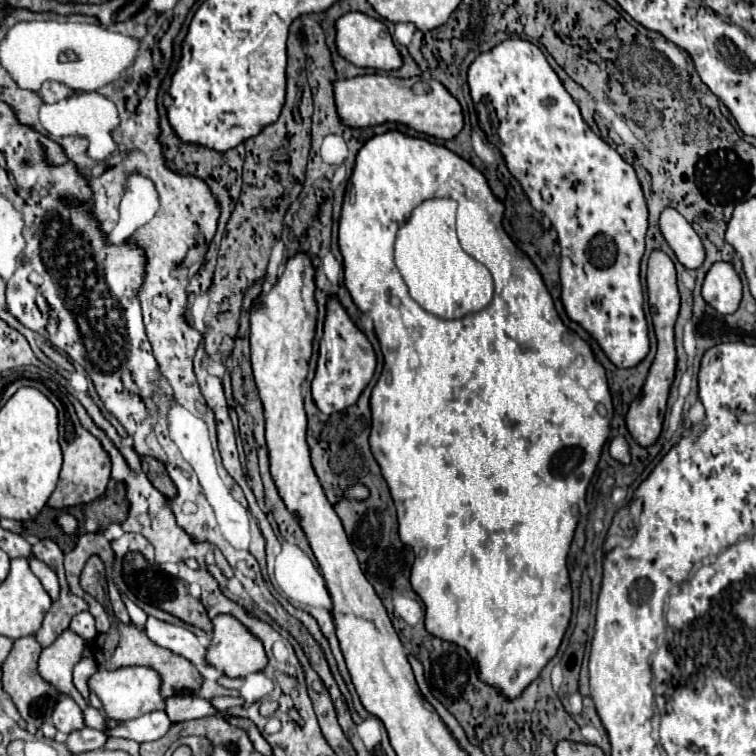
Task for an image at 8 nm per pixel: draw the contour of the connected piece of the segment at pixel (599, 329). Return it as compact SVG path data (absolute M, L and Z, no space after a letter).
M505 40L491 52L479 54L469 66L467 80L475 108L483 116L479 126L485 130L489 142L501 150L509 172L521 182L533 208L549 216L557 230L561 246L561 300L567 316L579 322L601 344L613 364L619 368L639 364L649 352L643 288L639 280L649 212L633 166L587 126L579 106L563 88L543 52L529 40Z

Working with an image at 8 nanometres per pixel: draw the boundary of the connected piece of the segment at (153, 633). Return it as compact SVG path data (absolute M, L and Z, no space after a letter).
M153 616L147 618L145 630L147 630L147 636L155 644L159 644L159 646L163 646L163 648L167 648L167 650L171 650L175 654L185 656L195 666L205 664L207 648L199 642L199 638L191 630L187 630L183 626L169 624L169 622L163 622L163 620L157 620Z

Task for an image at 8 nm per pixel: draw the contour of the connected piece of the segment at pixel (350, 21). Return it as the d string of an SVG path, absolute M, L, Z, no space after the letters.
M349 12L337 20L337 50L339 54L355 66L373 68L373 70L399 70L403 58L381 20L375 20L363 12Z

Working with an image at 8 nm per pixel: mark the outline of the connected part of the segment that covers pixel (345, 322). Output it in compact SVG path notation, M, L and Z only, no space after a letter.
M333 294L327 300L327 312L325 312L325 321L323 326L323 338L321 338L319 347L319 364L317 372L313 378L313 400L317 408L325 414L341 412L357 402L369 380L373 378L375 366L377 366L377 356L367 340L367 336L353 324L349 318L347 310L343 308L341 300Z

